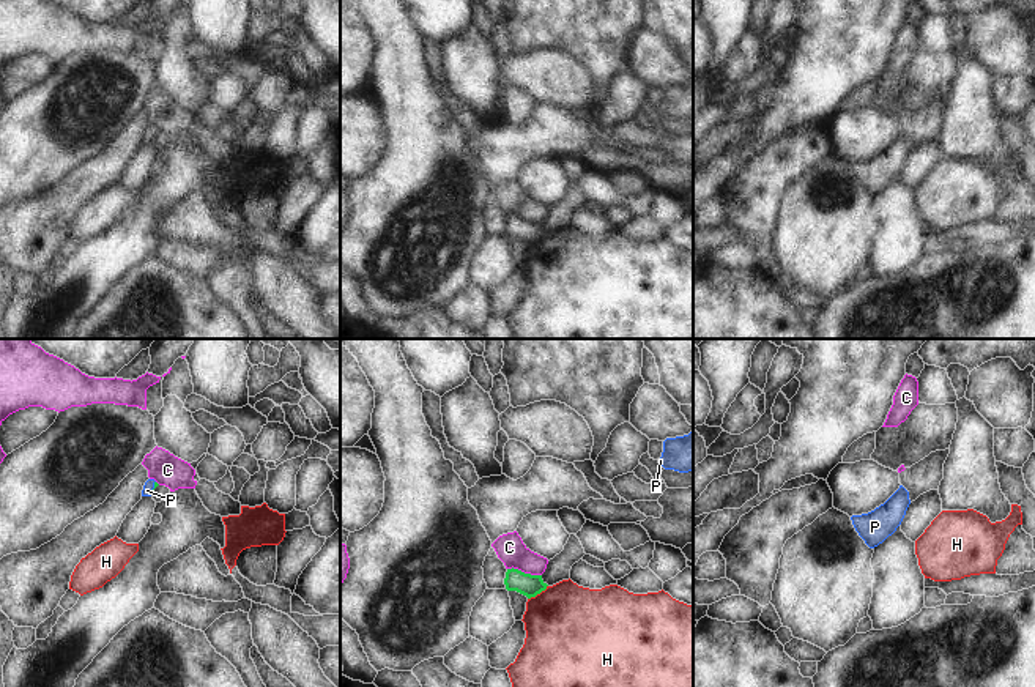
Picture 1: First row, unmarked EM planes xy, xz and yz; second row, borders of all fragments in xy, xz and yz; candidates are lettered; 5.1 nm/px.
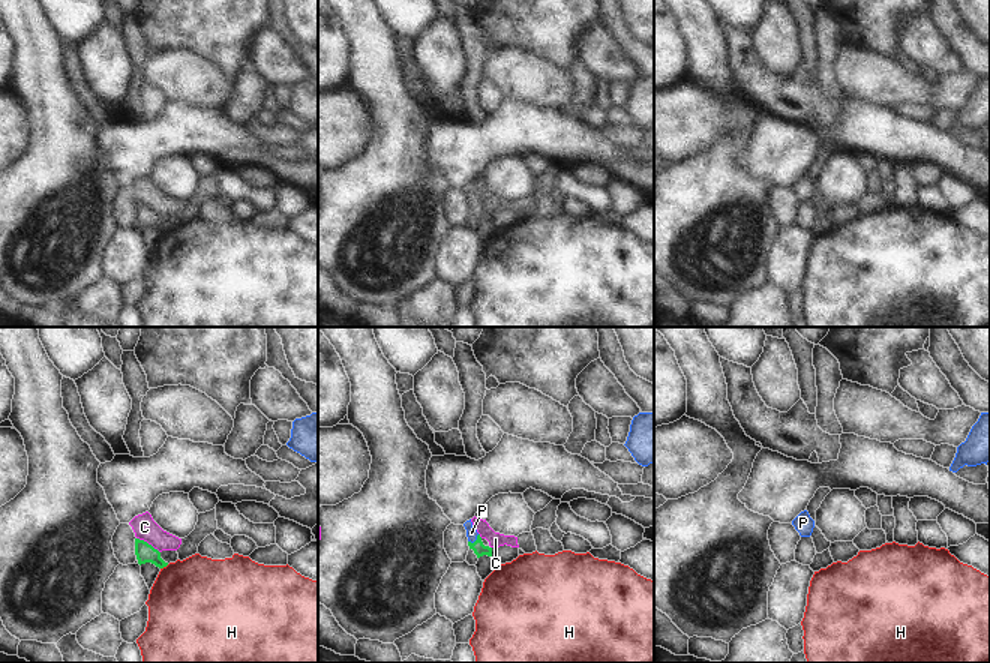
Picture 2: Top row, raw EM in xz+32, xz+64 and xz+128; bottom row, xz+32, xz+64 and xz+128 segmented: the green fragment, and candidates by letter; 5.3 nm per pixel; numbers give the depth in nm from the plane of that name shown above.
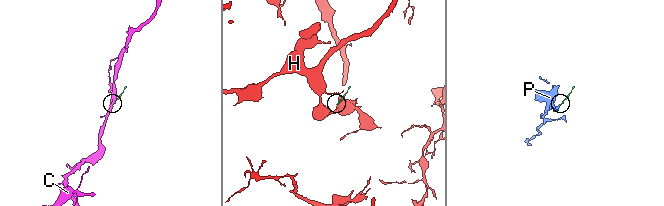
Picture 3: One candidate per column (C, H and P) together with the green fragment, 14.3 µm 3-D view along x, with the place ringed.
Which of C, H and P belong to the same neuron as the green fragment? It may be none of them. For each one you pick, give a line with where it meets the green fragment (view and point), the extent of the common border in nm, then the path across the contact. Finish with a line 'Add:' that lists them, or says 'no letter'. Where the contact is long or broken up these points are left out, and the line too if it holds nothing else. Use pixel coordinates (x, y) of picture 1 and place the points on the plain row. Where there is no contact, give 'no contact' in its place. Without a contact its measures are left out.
P: xy (155, 134) | 80 nm | across xy (156, 131), (155, 134), (148, 133)
Add: P

